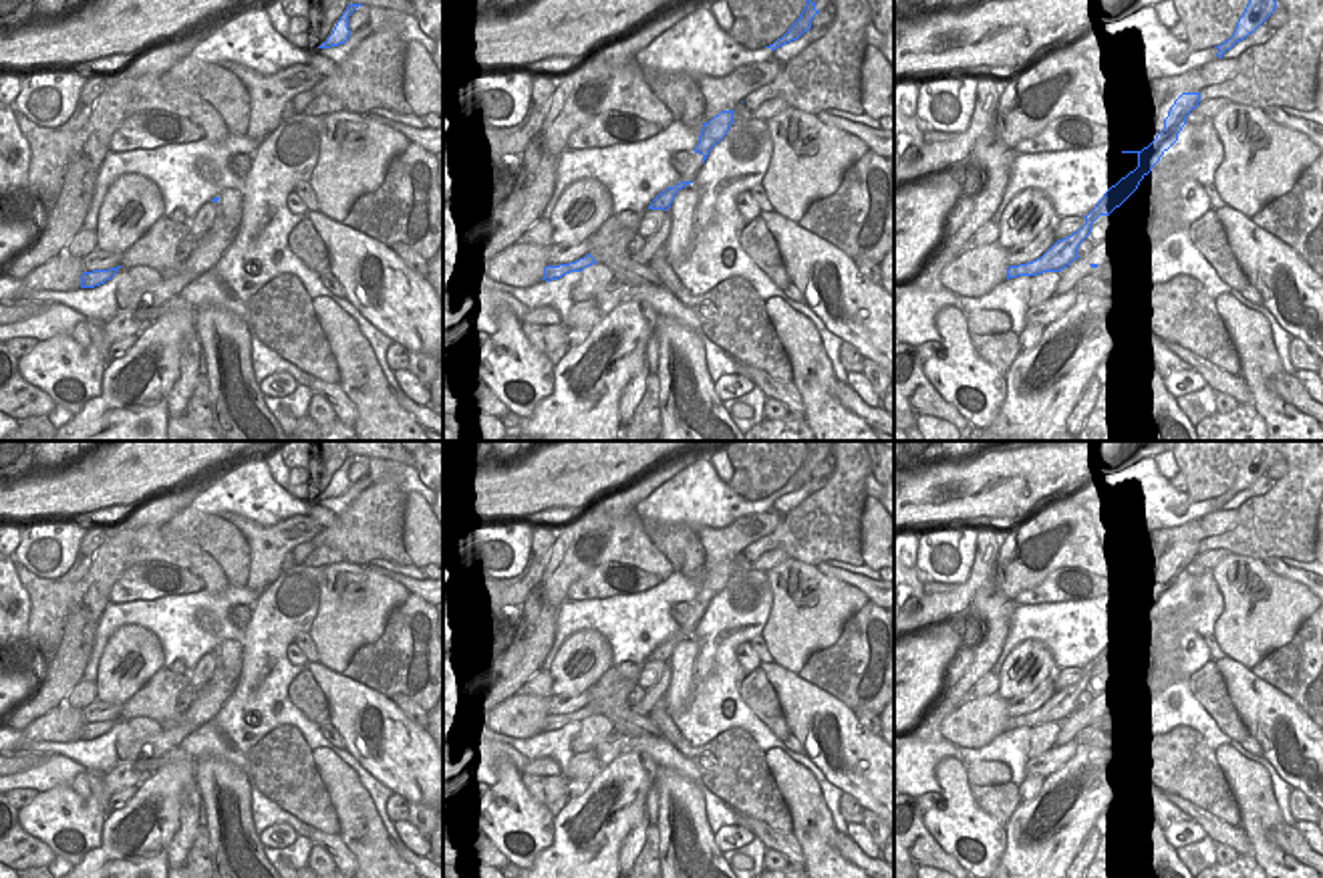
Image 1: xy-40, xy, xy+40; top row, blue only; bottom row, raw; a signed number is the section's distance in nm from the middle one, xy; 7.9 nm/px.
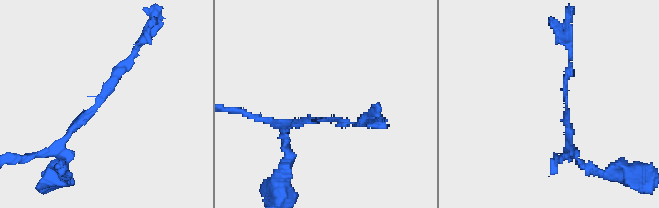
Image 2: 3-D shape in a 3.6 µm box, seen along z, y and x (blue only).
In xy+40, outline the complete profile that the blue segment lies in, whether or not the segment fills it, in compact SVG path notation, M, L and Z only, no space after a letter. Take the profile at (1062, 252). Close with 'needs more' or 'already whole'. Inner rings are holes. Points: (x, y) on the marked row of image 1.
M1182 93L1168 111L1164 119L1164 129L1156 135L1156 139L1144 147L1142 151L1122 151L1136 153L1138 167L1122 177L1116 185L1112 185L1104 197L1095 203L1095 207L1083 215L1085 224L1073 232L1071 236L1057 240L1041 258L1009 266L1007 280L1017 276L1037 276L1043 272L1061 272L1073 260L1077 260L1079 244L1089 236L1091 224L1099 215L1110 215L1116 207L1120 207L1140 185L1140 181L1152 171L1152 167L1160 161L1160 157L1178 141L1178 133L1186 125L1186 117L1200 103L1200 93Z; already whole

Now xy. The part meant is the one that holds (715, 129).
M733 109L721 111L709 123L703 123L699 143L693 149L695 153L703 155L703 163L705 163L709 151L727 135L731 125L733 125Z; already whole

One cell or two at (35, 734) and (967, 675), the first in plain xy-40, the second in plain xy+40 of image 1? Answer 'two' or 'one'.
two

